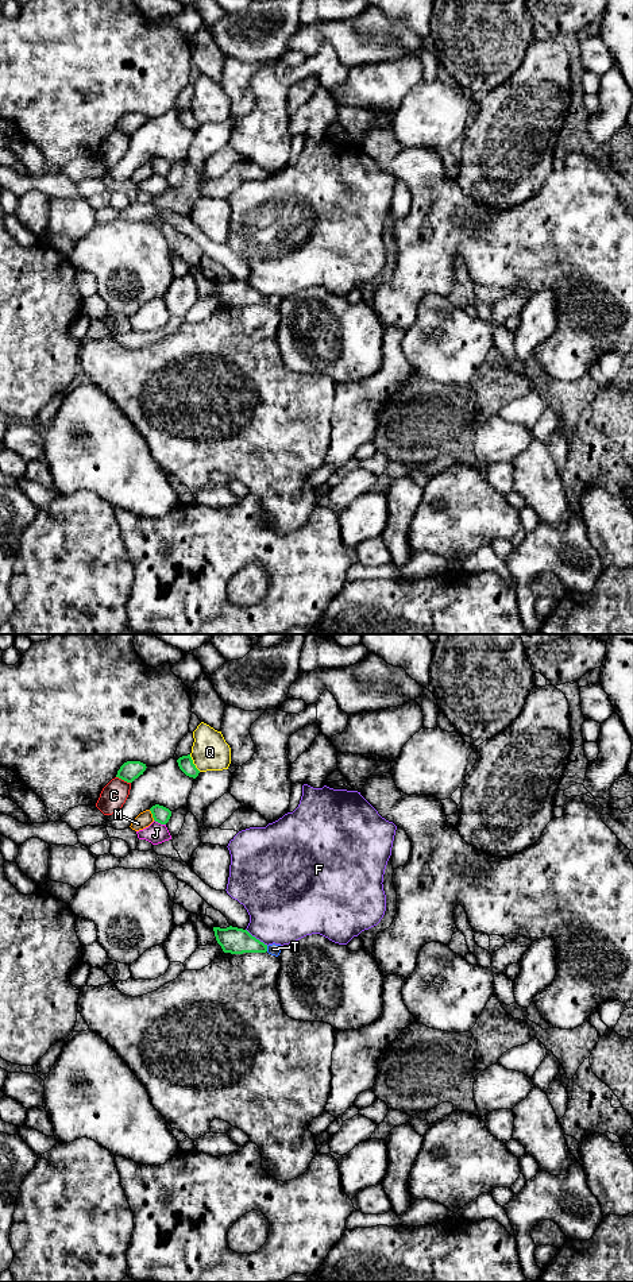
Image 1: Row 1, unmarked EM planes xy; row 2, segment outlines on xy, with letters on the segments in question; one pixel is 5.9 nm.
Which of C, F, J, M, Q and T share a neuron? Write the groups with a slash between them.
C / F / J / M / Q / T

